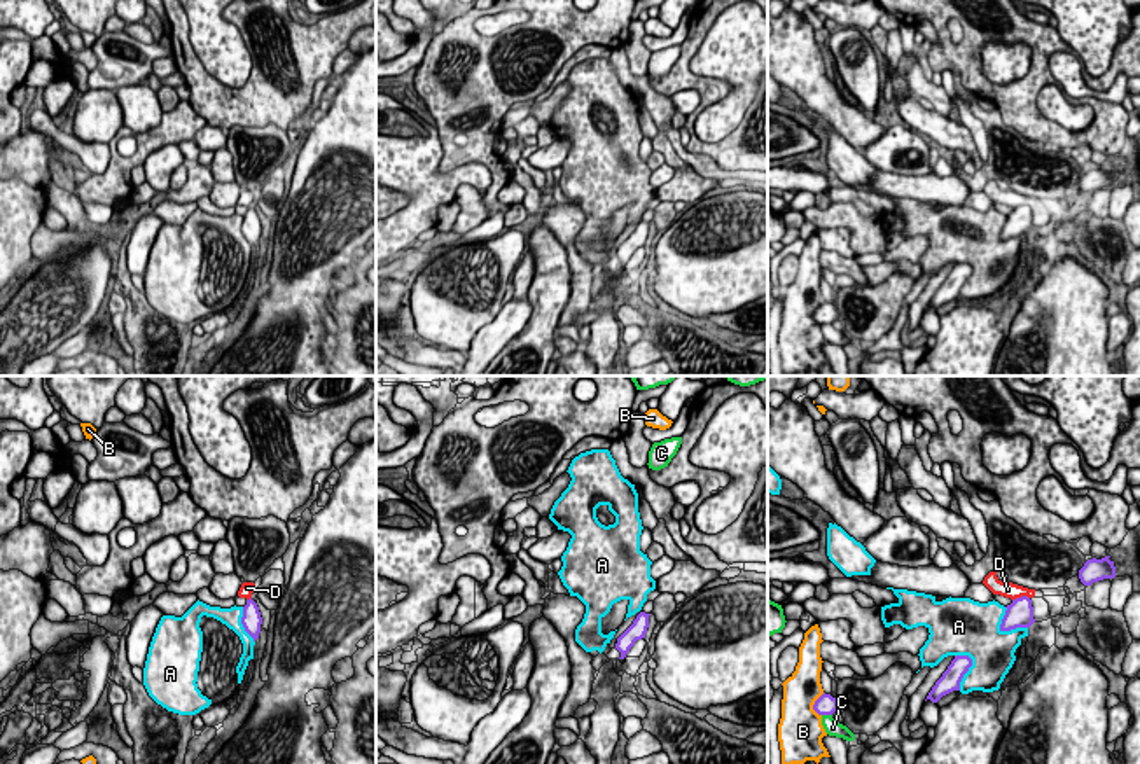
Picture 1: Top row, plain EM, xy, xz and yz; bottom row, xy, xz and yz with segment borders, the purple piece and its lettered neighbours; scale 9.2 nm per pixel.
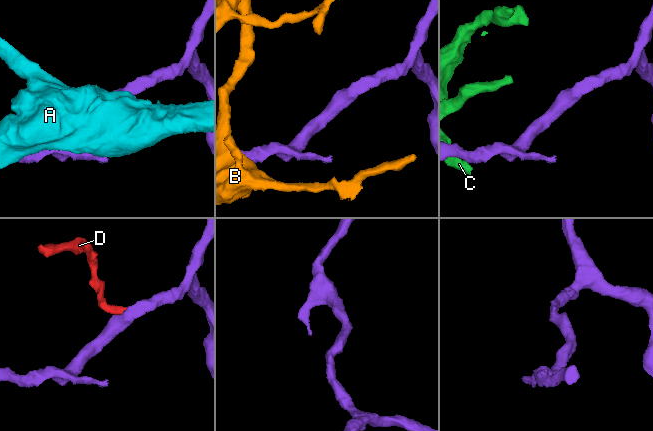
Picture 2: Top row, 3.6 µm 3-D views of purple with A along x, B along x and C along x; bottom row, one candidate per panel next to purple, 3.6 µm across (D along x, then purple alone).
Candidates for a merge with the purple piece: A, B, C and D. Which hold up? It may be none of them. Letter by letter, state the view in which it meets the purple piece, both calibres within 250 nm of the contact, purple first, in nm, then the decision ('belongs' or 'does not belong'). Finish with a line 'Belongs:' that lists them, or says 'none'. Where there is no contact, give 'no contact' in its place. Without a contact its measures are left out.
A: contact in yz; calibres 260 and 420 nm; does not belong
B: contact in yz; calibres 190 and 400 nm; does not belong
C: contact in yz; calibres 190 and 140 nm; does not belong
D: contact in yz; calibres 260 and 140 nm; does not belong
Belongs: none

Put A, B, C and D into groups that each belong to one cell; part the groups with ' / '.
A / B / C / D

